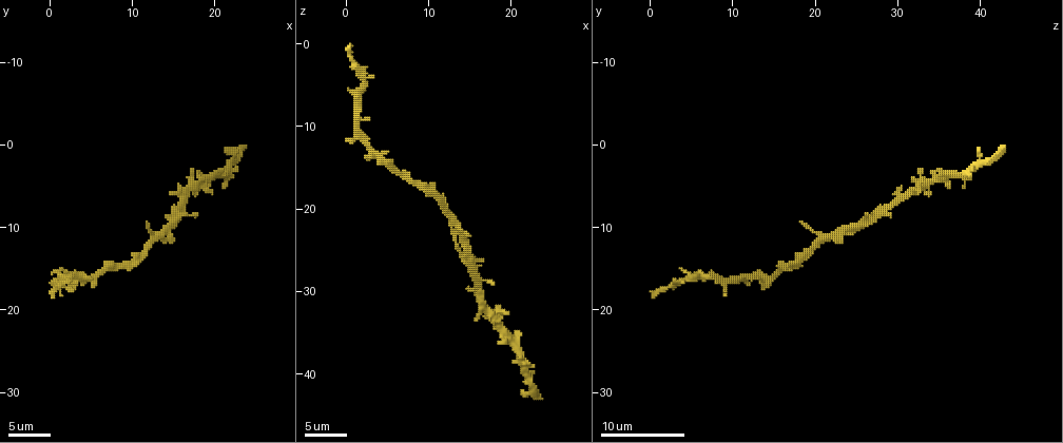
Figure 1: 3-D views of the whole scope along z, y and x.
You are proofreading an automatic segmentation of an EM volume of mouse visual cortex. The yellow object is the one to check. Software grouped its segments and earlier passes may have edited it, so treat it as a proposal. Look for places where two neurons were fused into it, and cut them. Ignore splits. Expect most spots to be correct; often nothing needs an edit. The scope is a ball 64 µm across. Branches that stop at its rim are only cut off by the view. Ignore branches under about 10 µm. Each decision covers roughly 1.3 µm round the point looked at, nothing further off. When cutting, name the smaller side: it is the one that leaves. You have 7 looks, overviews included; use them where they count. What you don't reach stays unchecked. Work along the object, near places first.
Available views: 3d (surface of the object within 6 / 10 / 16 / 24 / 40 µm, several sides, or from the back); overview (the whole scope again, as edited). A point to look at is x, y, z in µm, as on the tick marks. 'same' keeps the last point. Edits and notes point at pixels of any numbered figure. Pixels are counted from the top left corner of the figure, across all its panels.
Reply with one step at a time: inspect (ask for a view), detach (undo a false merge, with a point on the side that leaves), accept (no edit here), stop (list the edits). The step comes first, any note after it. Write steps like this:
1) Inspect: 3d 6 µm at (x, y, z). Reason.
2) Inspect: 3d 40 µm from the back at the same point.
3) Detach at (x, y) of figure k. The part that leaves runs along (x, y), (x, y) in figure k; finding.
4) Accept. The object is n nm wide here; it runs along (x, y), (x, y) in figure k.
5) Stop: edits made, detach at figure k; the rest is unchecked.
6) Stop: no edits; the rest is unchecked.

Inspect: 3d 10 µm at (14.4, 9.8, 25.8). Thin neck.

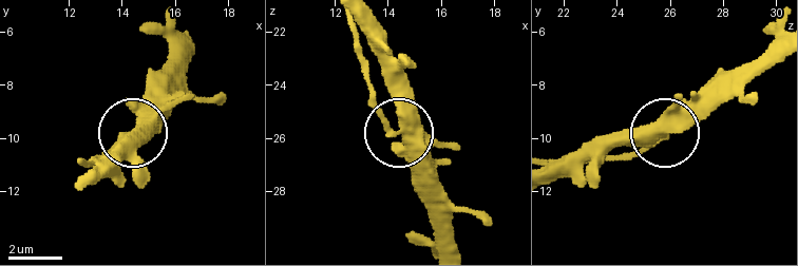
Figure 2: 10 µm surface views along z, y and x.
Accept. It runs along (363, 18), (399, 134), (435, 172) in figure 2; one neuron here.

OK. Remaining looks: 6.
Inspect: 3d 10 µm at (13.0, 11.6, 21.2).

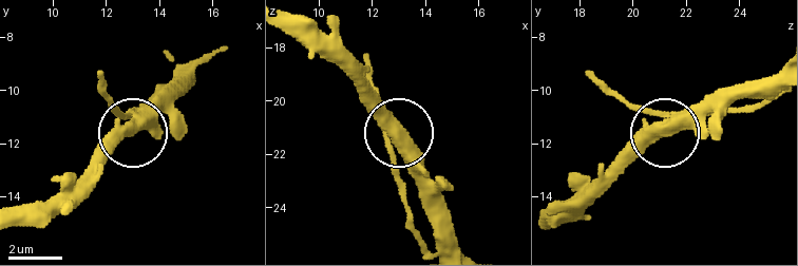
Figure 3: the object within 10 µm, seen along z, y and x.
Accept. It runs along (666, 122), (672, 132), (711, 95) in figure 3; all the same neuron.

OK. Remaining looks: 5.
Inspect: 3d 10 µm at (2.2, 16.2, 11.8). Narrows sharply.

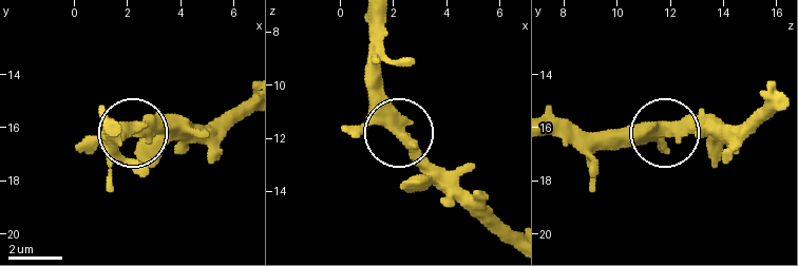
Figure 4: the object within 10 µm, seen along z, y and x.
Accept. The object is 450 nm wide here; it runs along (780, 98), (732, 127), (611, 134) in figure 4; one neuron here.

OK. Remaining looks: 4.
Stop: no edits; the rest is unchecked.

